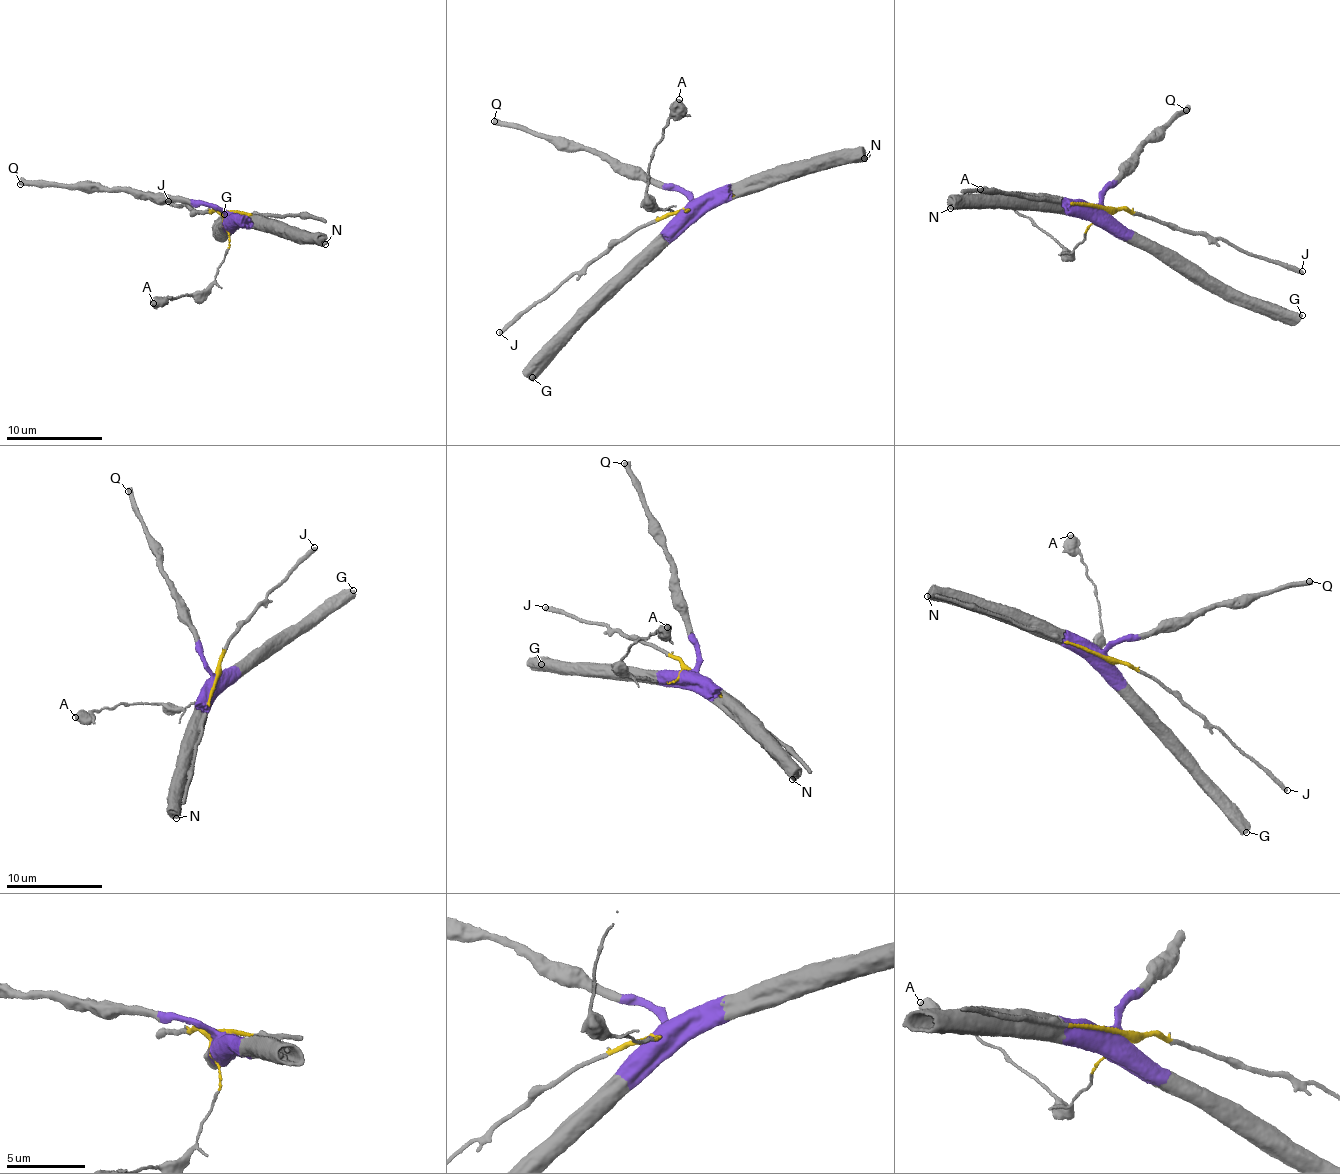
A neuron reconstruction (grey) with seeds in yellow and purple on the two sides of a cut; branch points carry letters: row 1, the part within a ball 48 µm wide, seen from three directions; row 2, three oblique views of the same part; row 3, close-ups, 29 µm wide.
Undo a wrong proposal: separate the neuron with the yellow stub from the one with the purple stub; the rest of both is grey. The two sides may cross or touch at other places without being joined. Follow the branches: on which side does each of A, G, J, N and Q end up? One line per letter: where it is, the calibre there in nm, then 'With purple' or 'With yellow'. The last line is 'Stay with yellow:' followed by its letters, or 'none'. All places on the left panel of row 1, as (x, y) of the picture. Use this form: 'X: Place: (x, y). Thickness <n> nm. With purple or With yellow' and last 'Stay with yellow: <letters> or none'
A: Place: (153, 303). Thickness 650 nm. With yellow
G: Place: (224, 214). Thickness 500 nm. With purple
J: Place: (168, 201). Thickness 320 nm. With yellow
N: Place: (325, 244). Thickness 600 nm. With purple
Q: Place: (20, 184). Thickness 480 nm. With purple
Stay with yellow: A, J

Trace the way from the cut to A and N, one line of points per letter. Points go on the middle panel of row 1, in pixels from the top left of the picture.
A: (694, 207), (675, 214), (664, 209), (650, 195), (651, 159), (669, 118), (669, 110), (678, 98)
N: (694, 207), (709, 210), (736, 194), (746, 196), (806, 173), (864, 158)

